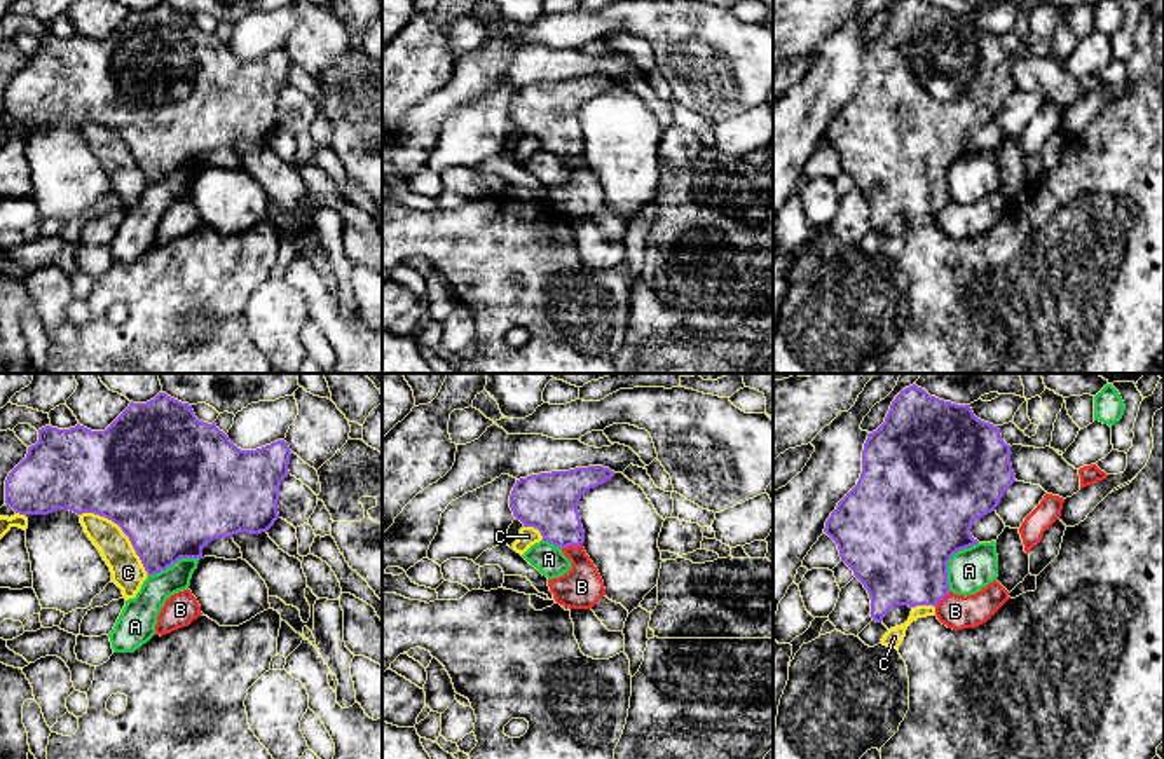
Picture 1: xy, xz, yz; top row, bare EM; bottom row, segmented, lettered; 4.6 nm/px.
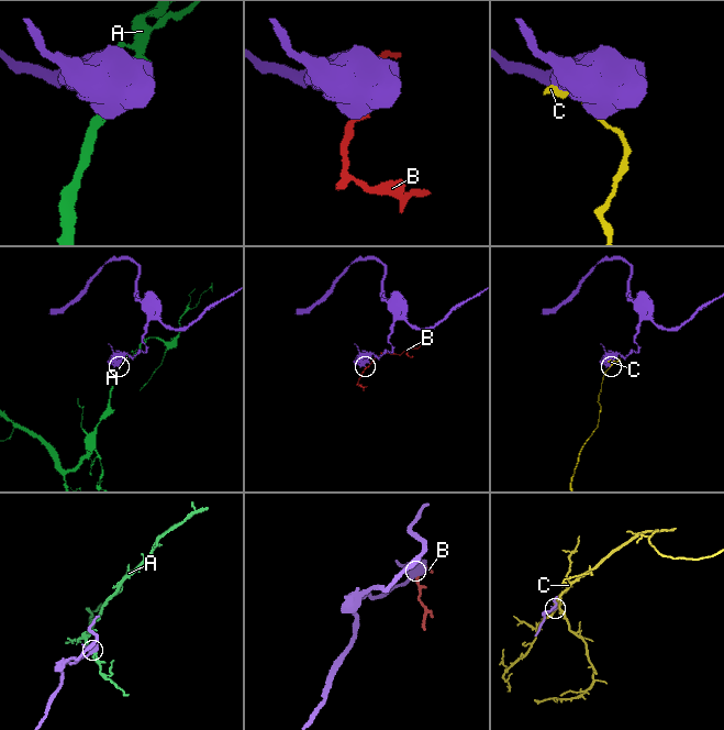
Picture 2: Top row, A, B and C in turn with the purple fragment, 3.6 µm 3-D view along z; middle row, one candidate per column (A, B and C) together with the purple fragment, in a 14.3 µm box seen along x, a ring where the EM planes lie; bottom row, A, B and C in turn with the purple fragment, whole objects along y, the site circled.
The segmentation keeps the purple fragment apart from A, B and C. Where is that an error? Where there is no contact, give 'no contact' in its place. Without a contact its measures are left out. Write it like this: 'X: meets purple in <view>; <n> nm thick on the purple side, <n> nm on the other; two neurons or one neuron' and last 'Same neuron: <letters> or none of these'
A: meets purple in yz; 500 nm thick on the purple side, 200 nm on the other; two neurons
B: meets purple in xz; 280 nm thick on the purple side, 190 nm on the other; two neurons
C: meets purple in xy; 500 nm thick on the purple side, 160 nm on the other; two neurons
Same neuron: none of these

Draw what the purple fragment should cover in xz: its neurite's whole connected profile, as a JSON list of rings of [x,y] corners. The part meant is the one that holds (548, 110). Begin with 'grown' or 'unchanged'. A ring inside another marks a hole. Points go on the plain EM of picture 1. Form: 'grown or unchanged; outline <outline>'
unchanged; outline [[[604,75],[576,77],[531,84],[517,89],[510,117],[524,136],[534,136],[543,150],[558,157],[579,155],[585,152],[578,113],[581,105],[595,98],[616,82]]]

